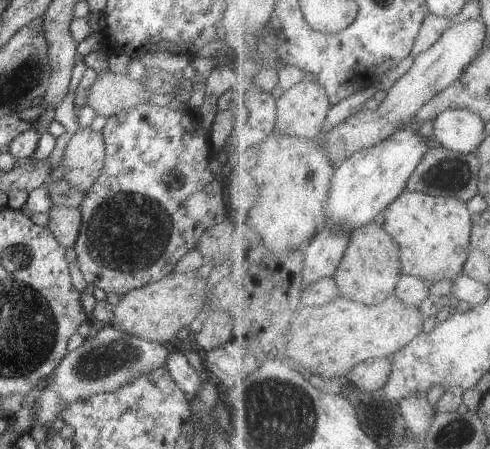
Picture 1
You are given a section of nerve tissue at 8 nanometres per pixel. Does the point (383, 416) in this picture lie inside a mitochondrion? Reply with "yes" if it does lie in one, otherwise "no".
no

